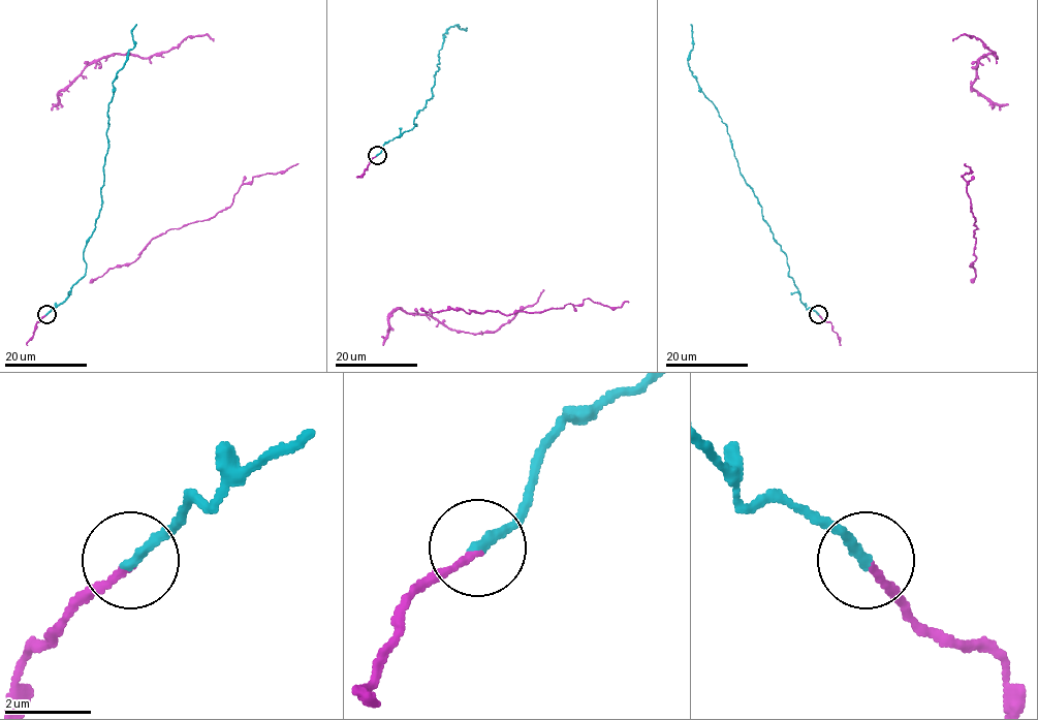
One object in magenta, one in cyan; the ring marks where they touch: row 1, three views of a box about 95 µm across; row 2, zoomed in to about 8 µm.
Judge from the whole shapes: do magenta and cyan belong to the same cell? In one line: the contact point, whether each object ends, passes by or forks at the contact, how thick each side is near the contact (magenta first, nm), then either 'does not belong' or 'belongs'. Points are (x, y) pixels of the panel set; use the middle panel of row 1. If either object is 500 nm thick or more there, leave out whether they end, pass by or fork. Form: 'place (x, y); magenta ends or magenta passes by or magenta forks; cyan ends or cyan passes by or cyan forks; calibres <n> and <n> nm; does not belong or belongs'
place (377, 155); magenta ends; cyan ends; calibres 150 and 240 nm; belongs

